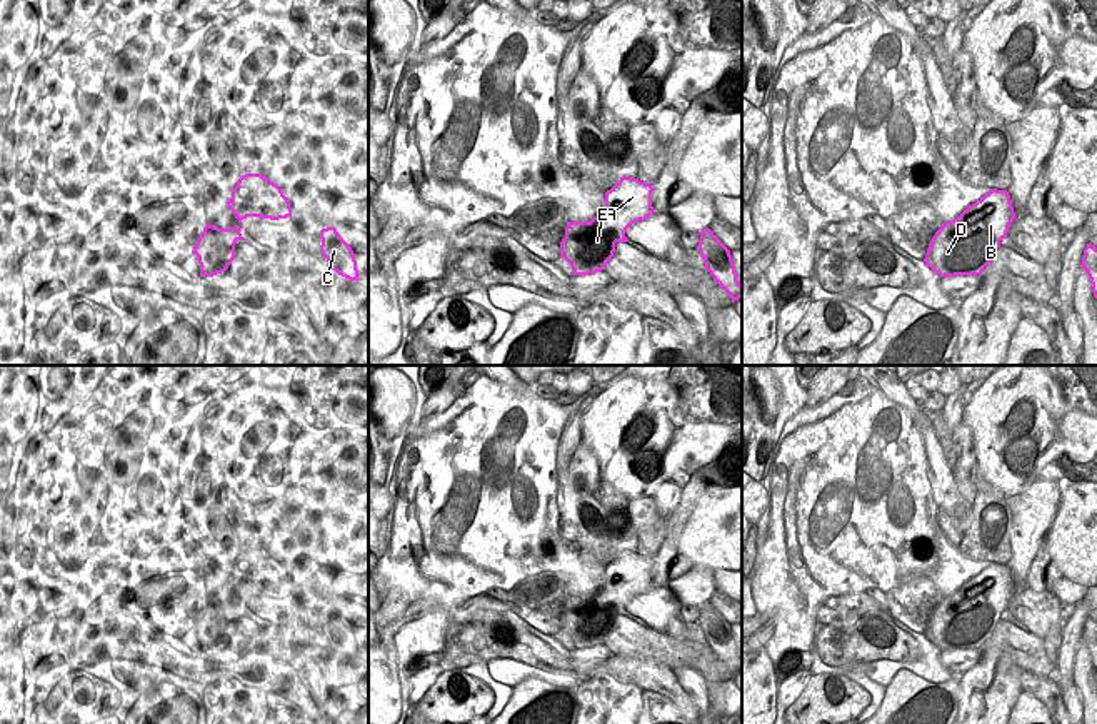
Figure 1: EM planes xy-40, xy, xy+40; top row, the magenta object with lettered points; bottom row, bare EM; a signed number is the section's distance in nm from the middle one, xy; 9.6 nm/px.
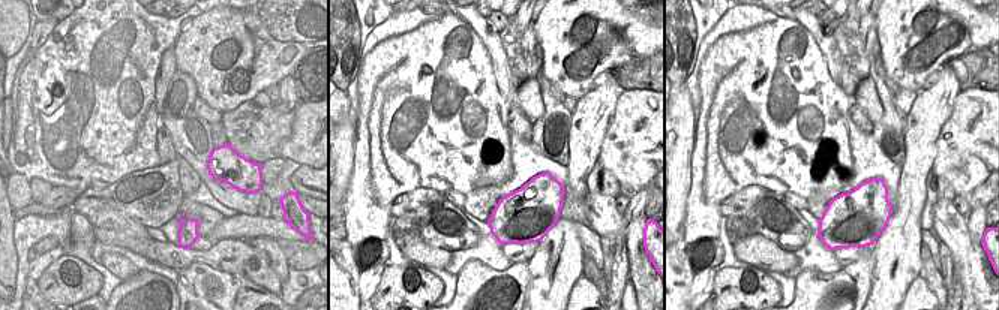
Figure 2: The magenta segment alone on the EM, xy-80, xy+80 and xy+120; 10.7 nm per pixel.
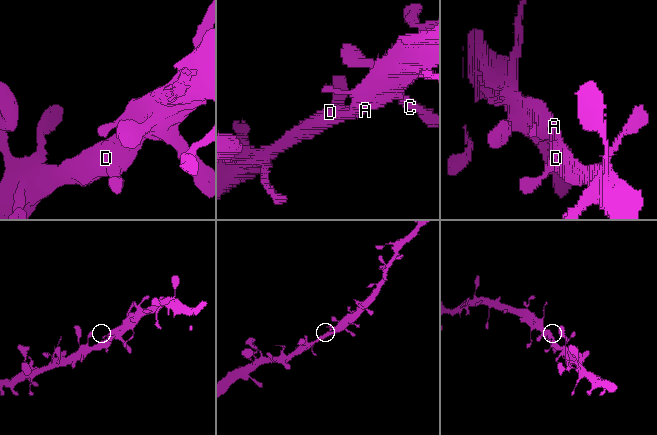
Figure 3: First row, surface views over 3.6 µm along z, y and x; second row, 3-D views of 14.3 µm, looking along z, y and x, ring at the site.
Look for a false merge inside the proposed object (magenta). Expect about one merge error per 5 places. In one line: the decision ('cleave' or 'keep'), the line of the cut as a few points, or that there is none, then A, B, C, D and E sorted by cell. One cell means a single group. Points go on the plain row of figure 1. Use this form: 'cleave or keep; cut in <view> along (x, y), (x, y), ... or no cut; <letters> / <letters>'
keep; no cut; A B C D E

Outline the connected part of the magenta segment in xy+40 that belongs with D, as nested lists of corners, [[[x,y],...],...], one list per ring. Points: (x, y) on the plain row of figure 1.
[[[992,562],[957,592],[942,597],[924,636],[940,651],[982,649],[1014,594],[1009,566]]]

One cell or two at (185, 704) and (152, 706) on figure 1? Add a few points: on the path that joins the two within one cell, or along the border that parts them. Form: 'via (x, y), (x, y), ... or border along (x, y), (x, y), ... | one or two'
via (177, 704), (170, 704), (165, 699), (160, 701) | one

